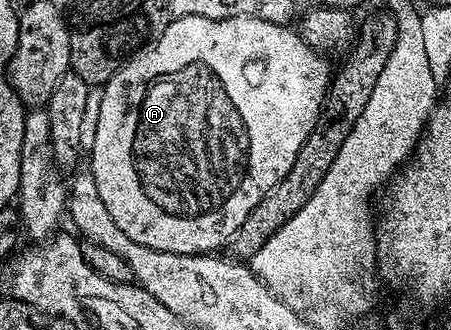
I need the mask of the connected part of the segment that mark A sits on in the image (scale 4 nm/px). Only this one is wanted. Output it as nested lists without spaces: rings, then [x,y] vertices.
[[[177,16],[170,21],[169,26],[163,32],[163,36],[159,36],[155,41],[150,42],[148,46],[137,50],[130,54],[128,58],[122,61],[121,67],[111,76],[111,80],[106,82],[103,89],[103,105],[99,108],[99,128],[95,128],[95,144],[91,151],[91,157],[88,169],[91,171],[95,185],[99,188],[99,200],[103,200],[103,205],[107,207],[107,212],[111,212],[111,220],[115,220],[115,224],[120,230],[126,234],[131,240],[135,240],[135,244],[147,244],[147,248],[155,248],[163,252],[171,252],[172,254],[211,254],[220,251],[220,246],[223,247],[233,238],[248,213],[285,176],[291,171],[292,164],[295,163],[299,150],[303,147],[303,142],[307,140],[307,136],[311,134],[311,130],[315,128],[316,120],[321,114],[322,107],[325,105],[326,93],[331,81],[331,69],[329,70],[329,62],[321,54],[316,54],[314,47],[306,42],[301,37],[296,29],[288,30],[288,25],[280,22],[268,22],[262,18],[252,18],[251,16],[239,16],[238,18],[204,18],[203,16]]]

